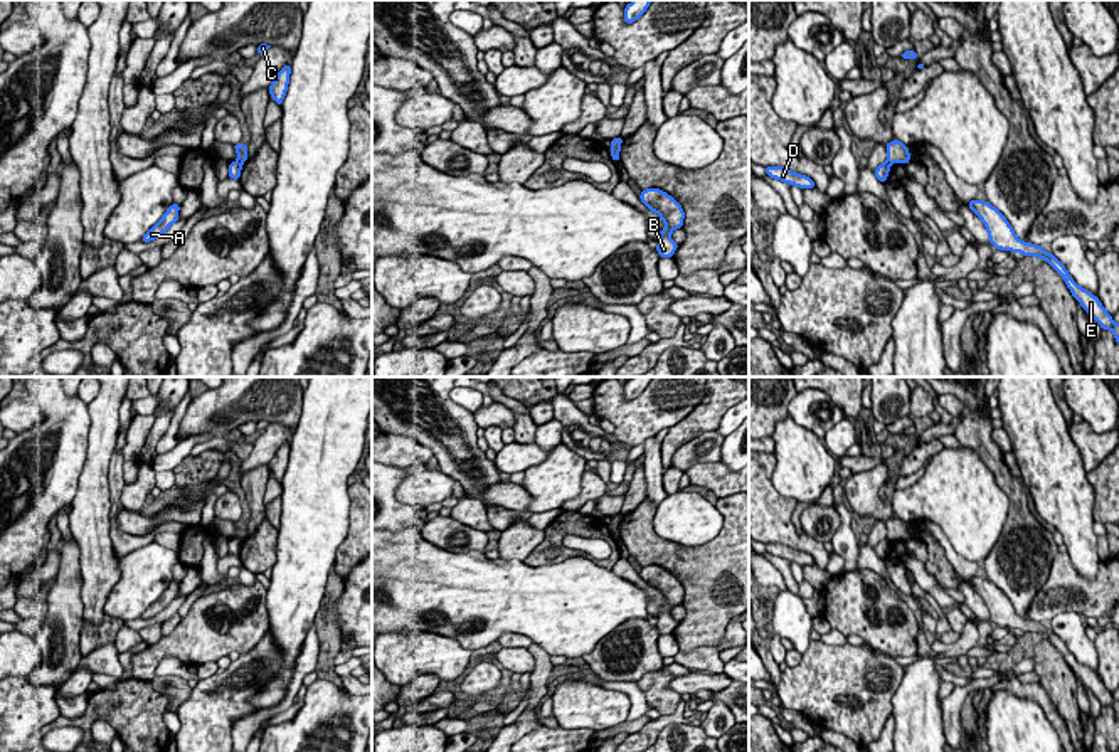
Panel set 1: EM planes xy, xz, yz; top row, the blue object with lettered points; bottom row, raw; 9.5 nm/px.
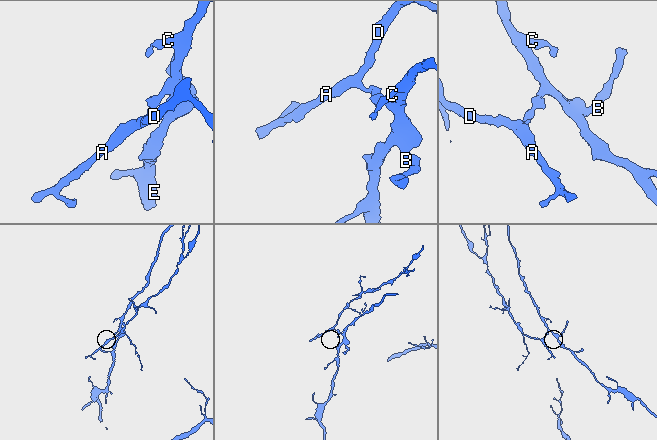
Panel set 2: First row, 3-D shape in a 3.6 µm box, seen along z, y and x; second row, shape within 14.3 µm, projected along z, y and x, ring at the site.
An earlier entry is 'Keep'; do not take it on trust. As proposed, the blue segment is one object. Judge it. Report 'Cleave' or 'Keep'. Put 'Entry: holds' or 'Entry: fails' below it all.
Cleave
Entry: fails

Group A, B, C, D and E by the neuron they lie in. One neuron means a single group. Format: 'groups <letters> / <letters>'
groups A D / B C E

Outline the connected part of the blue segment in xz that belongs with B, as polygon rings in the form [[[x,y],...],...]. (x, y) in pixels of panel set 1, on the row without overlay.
[[[646,565],[641,569],[639,577],[656,589],[665,599],[665,606],[660,609],[656,628],[660,634],[671,634],[678,626],[678,621],[671,617],[671,609],[683,602],[685,589],[681,582],[666,569],[660,565]]]

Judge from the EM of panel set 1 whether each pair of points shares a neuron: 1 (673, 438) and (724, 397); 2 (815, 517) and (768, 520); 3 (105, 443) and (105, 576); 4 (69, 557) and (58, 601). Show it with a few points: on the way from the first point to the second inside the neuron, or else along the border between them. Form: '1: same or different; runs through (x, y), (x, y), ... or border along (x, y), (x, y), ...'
1: same; runs through (685, 429), (712, 407)
2: different; border along (803, 530), (823, 544)
3: same; runs through (95, 476), (95, 542)
4: same; runs through (69, 567), (66, 591)

